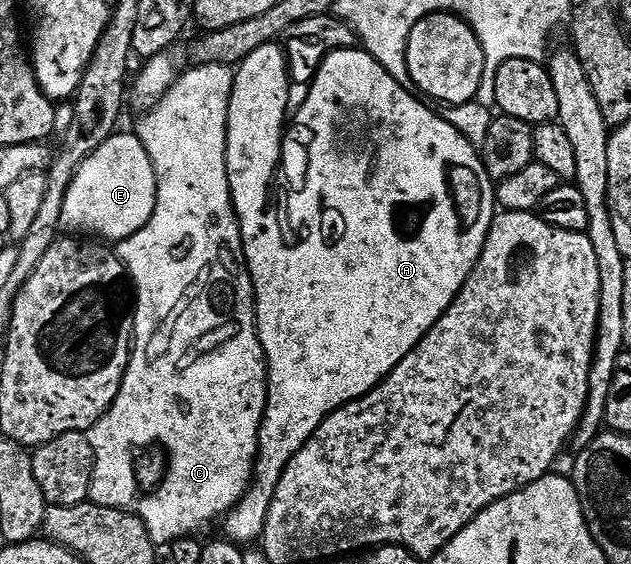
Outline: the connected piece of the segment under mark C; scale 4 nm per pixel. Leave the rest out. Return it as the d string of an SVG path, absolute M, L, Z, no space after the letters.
M223 64L194 65L193 70L178 73L177 79L163 97L146 109L141 123L135 127L143 148L147 148L147 156L151 156L151 164L157 177L157 203L154 214L142 230L135 232L129 239L122 241L119 257L127 271L128 281L135 291L135 309L133 311L133 332L129 363L121 381L117 395L109 410L98 420L93 429L88 431L89 447L93 453L93 475L89 485L88 501L99 506L110 506L112 502L131 502L133 500L133 478L131 466L125 464L125 452L165 452L165 484L163 488L147 498L139 512L138 520L145 525L149 538L158 547L165 548L177 538L196 535L196 530L204 528L208 522L224 519L225 515L240 502L245 491L253 481L253 464L257 460L257 433L261 427L261 417L265 414L265 391L267 389L267 371L265 369L265 353L261 350L261 341L257 338L257 309L253 306L253 281L249 268L245 265L245 249L241 243L241 226L233 213L233 197L227 176L227 124L229 123L229 101L233 95L235 70Z

